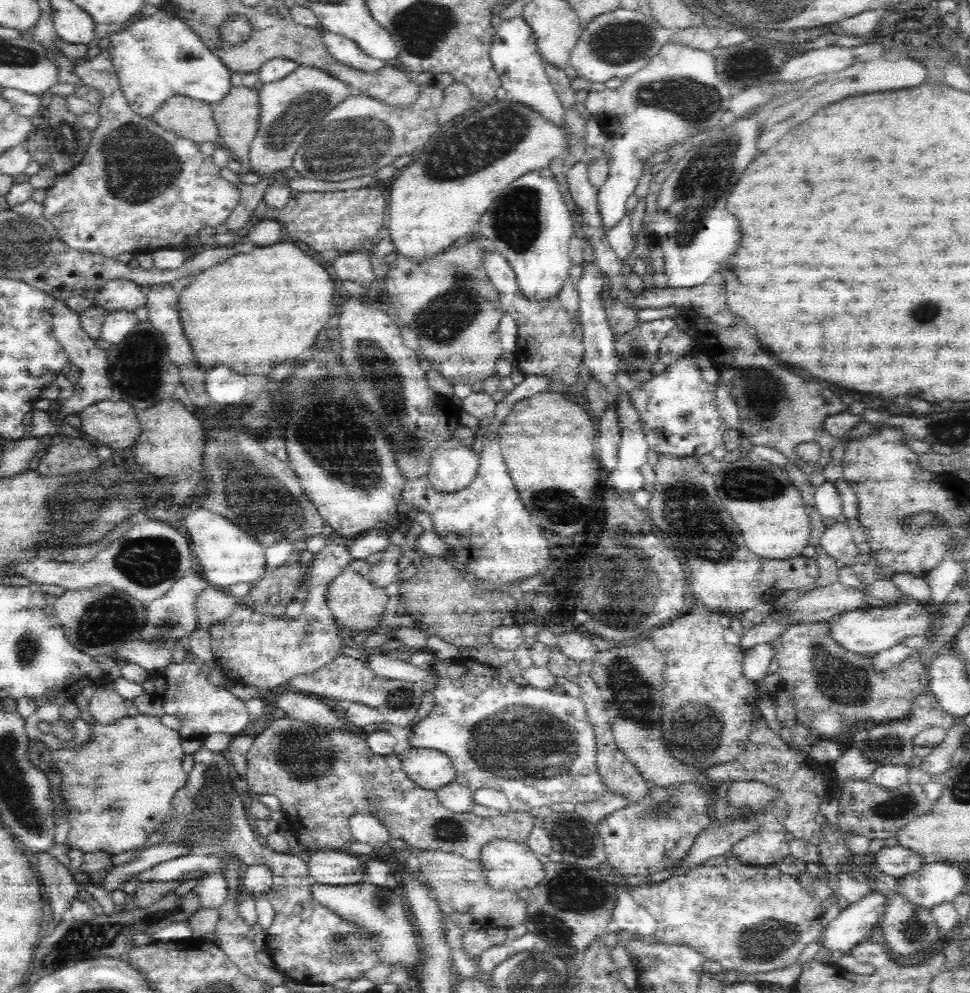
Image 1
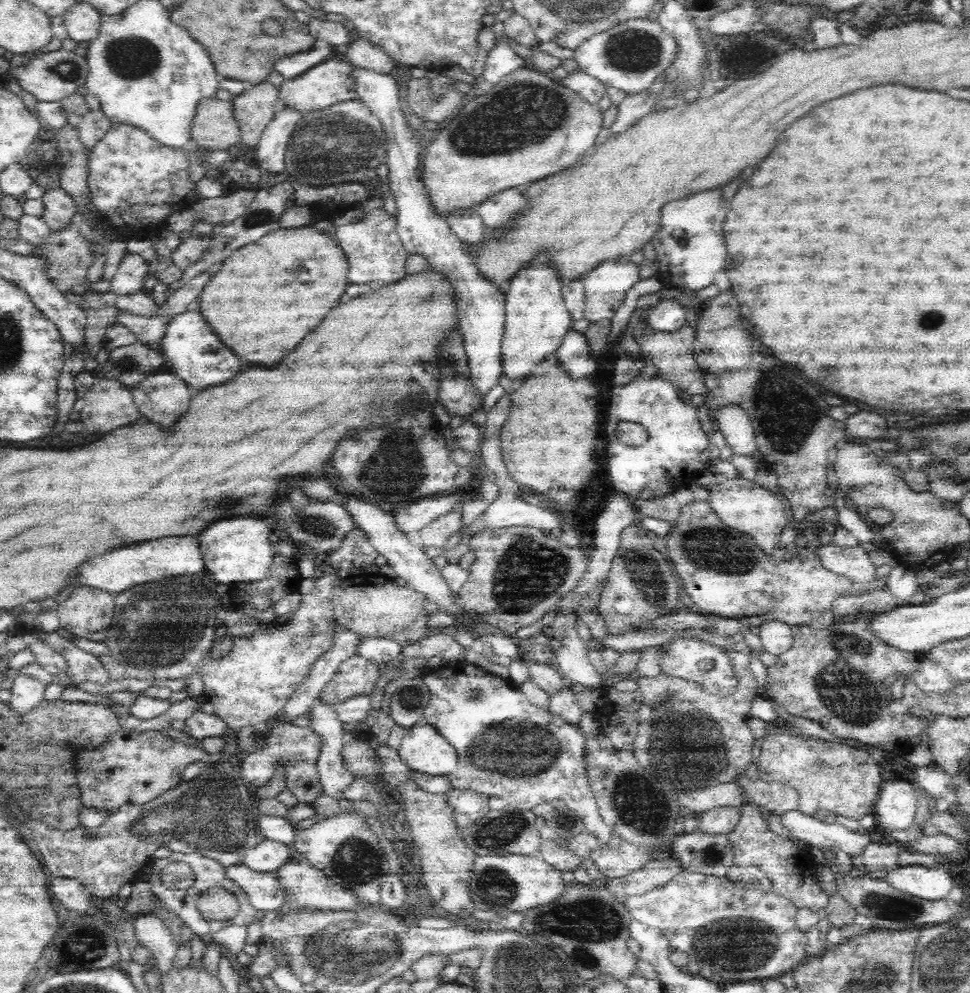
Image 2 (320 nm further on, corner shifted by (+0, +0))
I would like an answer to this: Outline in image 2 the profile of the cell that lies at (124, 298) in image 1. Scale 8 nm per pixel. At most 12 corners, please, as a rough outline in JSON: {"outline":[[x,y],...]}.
{"outline":[[126,250],[111,280],[111,294],[143,291],[148,255]]}

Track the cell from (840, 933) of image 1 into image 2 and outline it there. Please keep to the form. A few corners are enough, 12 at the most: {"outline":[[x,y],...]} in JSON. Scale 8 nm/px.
{"outline":[[899,867],[884,876],[892,888],[942,900],[952,888],[945,867]]}

